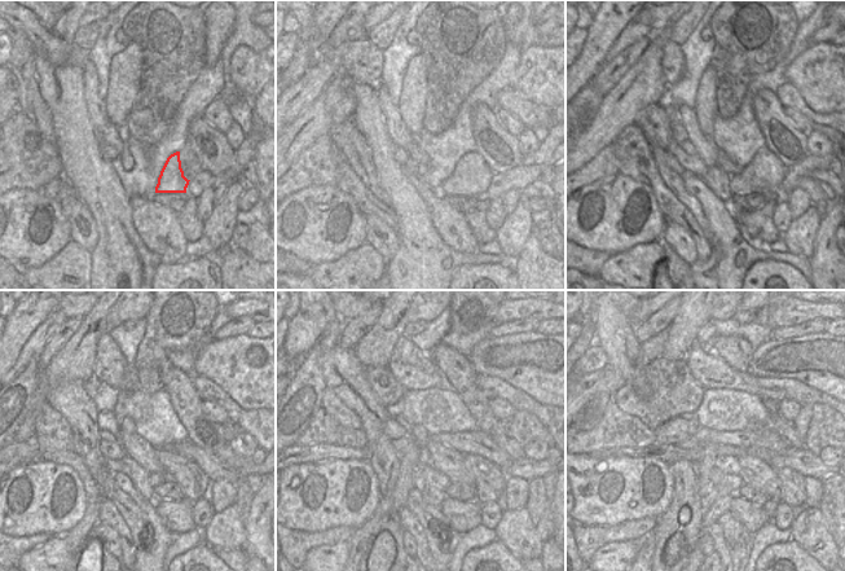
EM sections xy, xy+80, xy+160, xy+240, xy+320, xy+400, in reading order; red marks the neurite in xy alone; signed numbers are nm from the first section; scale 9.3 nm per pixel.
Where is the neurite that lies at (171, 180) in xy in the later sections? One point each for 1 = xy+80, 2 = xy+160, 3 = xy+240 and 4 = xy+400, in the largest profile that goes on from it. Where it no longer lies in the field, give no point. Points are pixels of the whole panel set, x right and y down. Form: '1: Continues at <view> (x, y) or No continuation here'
1: Continues at xy+80 (471, 176)
2: Continues at xy+160 (765, 170)
3: Continues at xy+240 (154, 478)
4: Continues at xy+400 (729, 486).

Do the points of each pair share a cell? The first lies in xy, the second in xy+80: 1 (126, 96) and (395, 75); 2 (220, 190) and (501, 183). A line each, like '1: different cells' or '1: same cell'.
1: different cells
2: different cells

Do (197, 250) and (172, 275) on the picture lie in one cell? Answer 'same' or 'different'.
different

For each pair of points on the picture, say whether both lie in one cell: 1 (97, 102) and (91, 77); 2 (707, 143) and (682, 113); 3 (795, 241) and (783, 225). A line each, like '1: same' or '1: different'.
1: same
2: same
3: different

